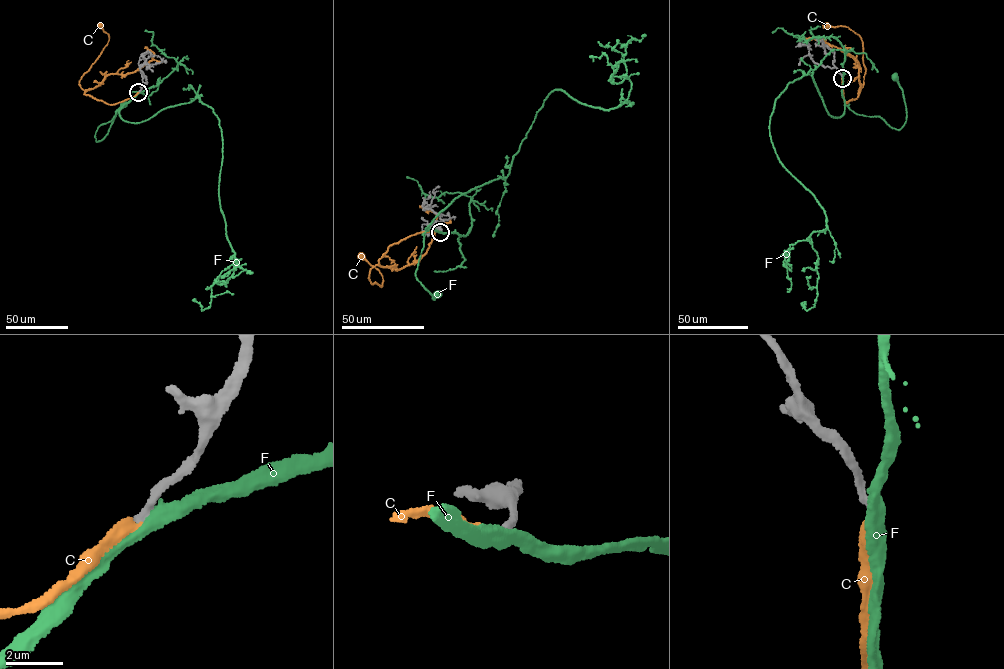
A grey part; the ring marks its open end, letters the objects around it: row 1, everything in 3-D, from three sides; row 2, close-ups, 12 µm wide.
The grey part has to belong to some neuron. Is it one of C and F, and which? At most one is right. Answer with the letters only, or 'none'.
C

